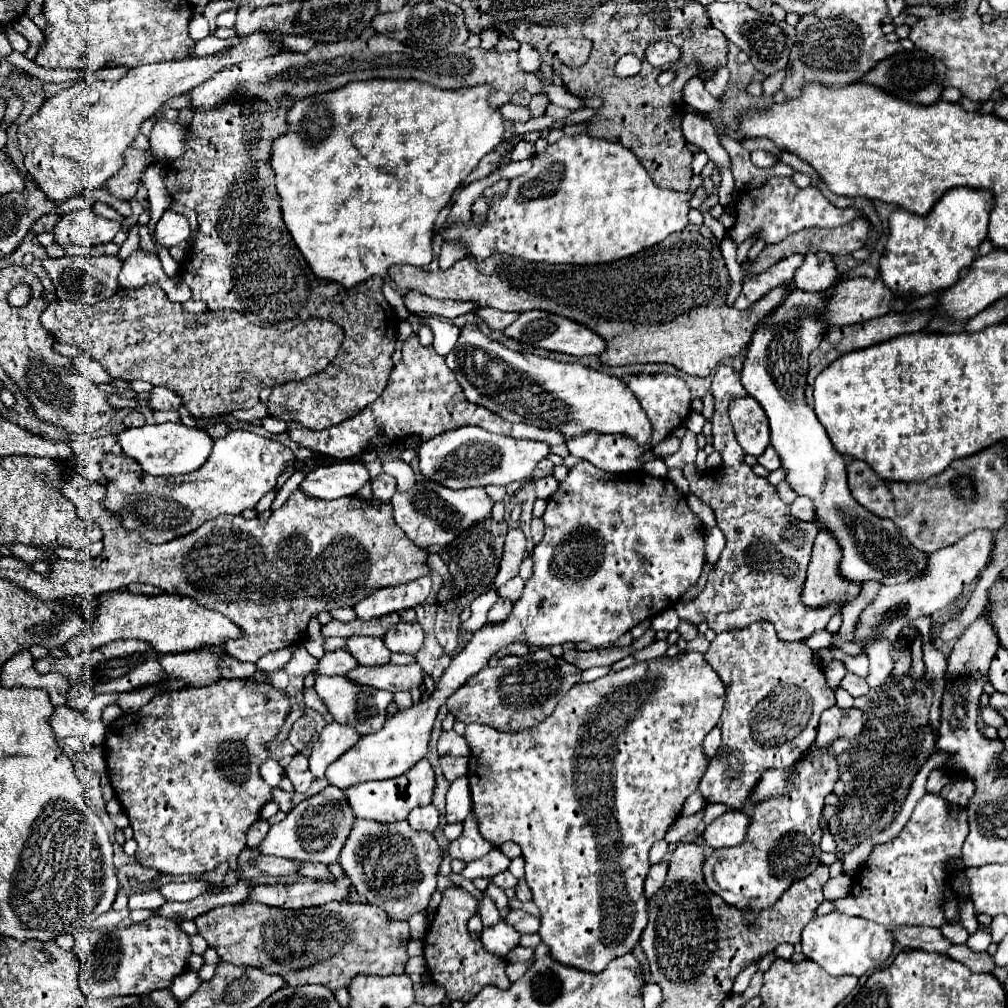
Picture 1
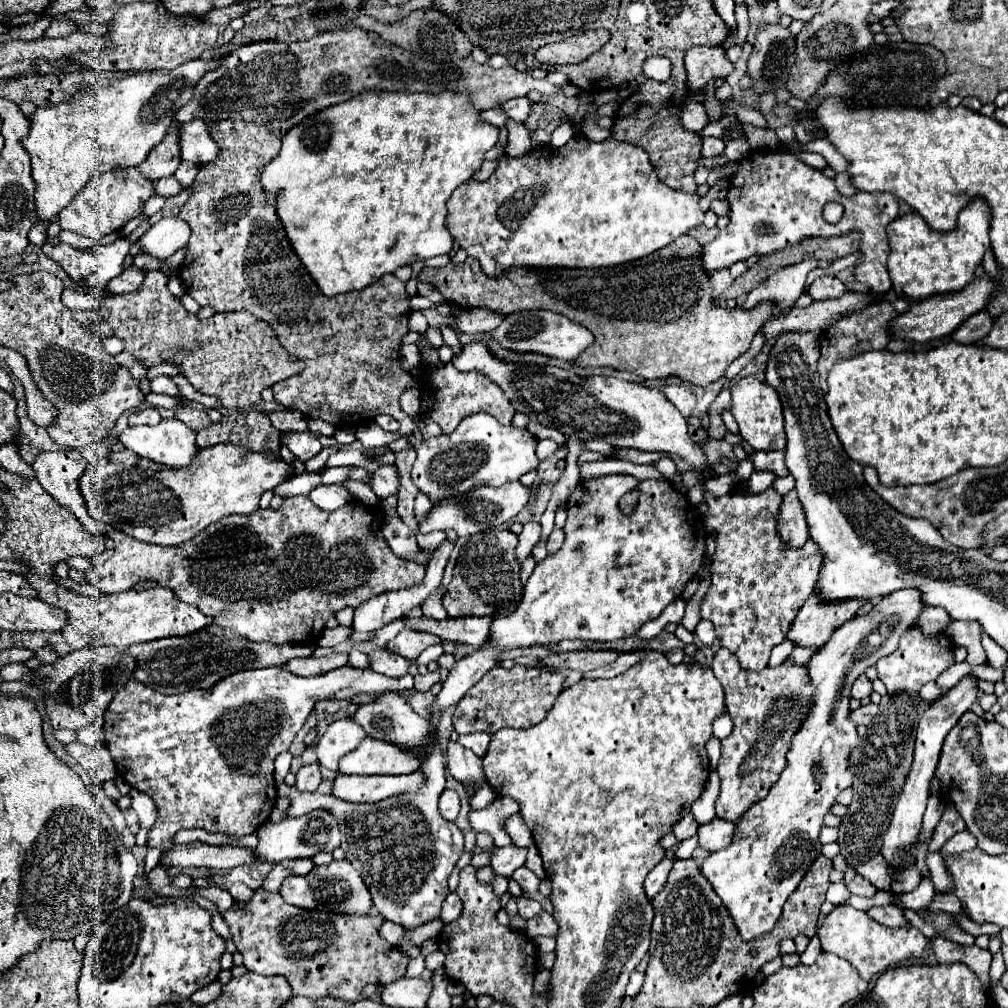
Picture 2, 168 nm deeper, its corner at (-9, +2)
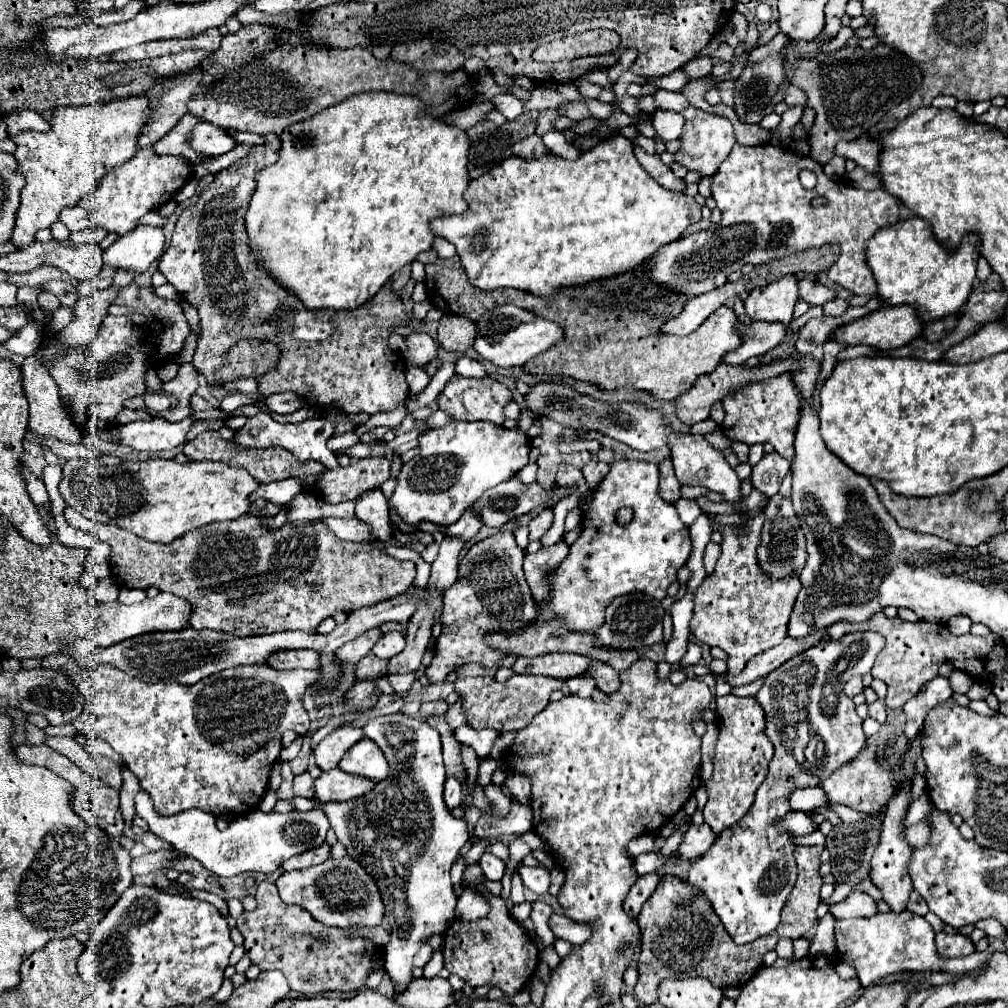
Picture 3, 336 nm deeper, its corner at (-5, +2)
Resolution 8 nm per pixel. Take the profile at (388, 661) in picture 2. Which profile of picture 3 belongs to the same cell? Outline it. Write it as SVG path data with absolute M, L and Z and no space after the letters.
M407 673L407 675L393 675L393 677L389 677L389 683L393 685L393 689L397 691L397 693L401 693L401 695L405 695L405 693L409 693L411 691L411 685L413 685L413 673Z

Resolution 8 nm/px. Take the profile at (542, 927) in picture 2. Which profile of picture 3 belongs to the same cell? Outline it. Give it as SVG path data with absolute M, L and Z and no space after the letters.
M553 915L551 921L551 931L559 937L559 939L565 939L573 945L583 945L585 941L589 941L591 933L593 933L593 927L591 925L585 925L585 923L577 923L565 915Z

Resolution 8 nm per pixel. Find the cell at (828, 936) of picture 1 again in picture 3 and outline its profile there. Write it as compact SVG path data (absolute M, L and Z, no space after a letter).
M911 911L899 913L899 915L875 913L869 917L835 921L835 939L837 939L839 959L857 969L859 983L863 987L875 985L881 977L901 973L901 971L939 971L939 973L949 973L949 975L963 975L971 969L985 965L991 953L995 951L993 945L989 945L989 949L983 953L943 959L935 947L933 927L921 915L915 915Z

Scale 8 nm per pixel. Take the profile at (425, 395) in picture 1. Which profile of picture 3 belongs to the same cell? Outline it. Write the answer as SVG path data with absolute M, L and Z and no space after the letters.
M453 375L447 387L441 391L437 405L457 421L491 421L495 425L501 425L505 421L503 407L509 399L511 399L511 391L497 379L491 379L491 377L467 379L461 375Z

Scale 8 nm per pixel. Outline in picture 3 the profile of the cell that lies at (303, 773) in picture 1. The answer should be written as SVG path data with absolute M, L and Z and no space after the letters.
M309 773L297 775L293 779L293 789L295 789L297 797L307 797L307 799L315 797L315 793L313 793L313 777Z

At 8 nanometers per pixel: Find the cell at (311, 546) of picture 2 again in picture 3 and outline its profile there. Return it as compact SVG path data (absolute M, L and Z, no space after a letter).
M65 507L65 519L71 527L91 533L99 539L109 541L111 545L110 568L113 579L119 587L127 589L147 589L157 587L161 591L173 593L189 601L193 617L193 629L215 629L229 635L269 635L279 631L317 631L317 625L331 617L335 611L353 611L361 605L373 605L377 601L395 597L397 593L407 591L415 579L415 563L399 561L389 557L377 547L367 543L347 543L337 539L321 521L309 525L291 525L285 523L281 529L265 529L261 519L255 515L245 515L233 521L213 523L205 529L189 531L173 543L153 543L145 541L117 525L95 523L81 513Z

